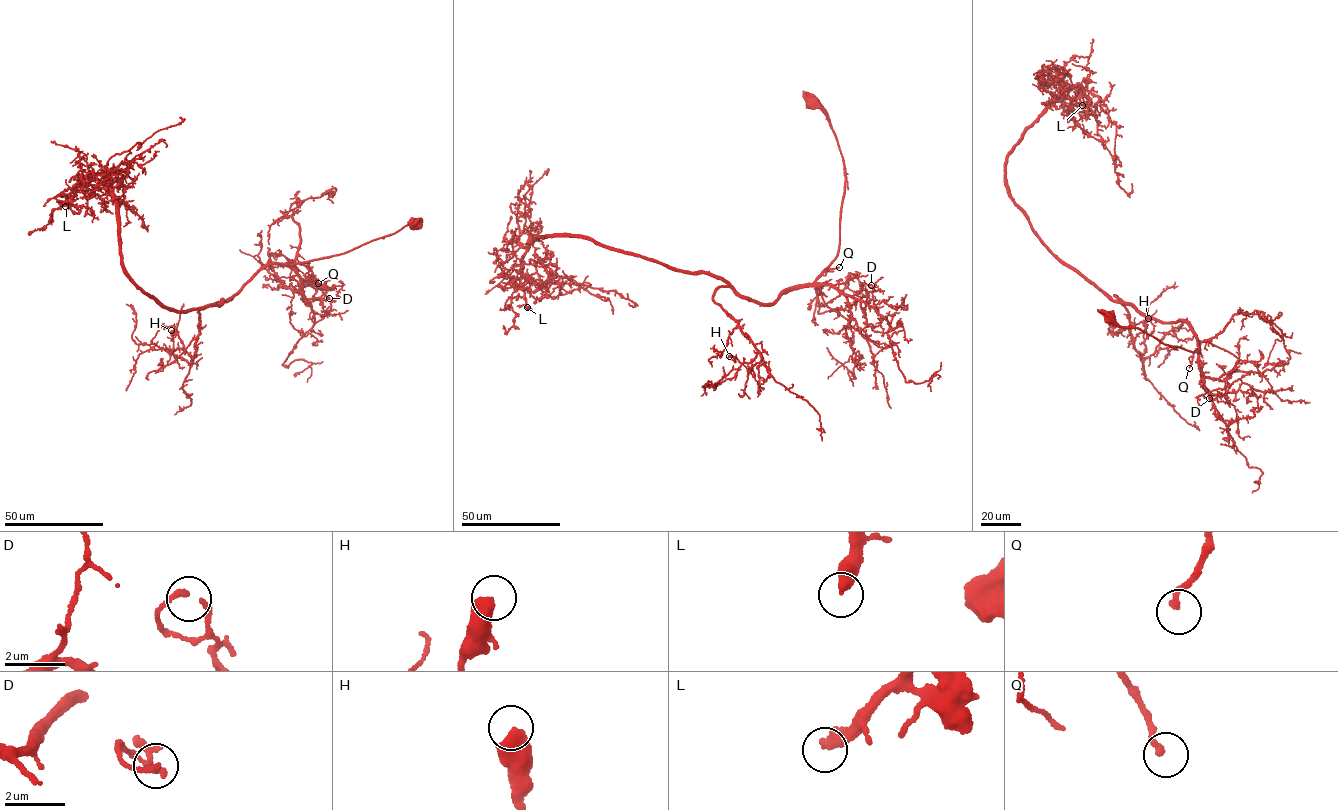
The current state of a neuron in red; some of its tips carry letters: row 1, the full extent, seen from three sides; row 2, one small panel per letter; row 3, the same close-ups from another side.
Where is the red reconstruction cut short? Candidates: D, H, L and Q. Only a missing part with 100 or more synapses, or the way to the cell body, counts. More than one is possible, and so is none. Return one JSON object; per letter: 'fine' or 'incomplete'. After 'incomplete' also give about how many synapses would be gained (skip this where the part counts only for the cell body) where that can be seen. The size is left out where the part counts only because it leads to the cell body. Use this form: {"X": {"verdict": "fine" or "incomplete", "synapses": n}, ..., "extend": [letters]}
{"D": {"verdict": "fine"}, "H": {"verdict": "fine"}, "L": {"verdict": "incomplete", "synapses": 160}, "Q": {"verdict": "fine"}, "extend": ["L"]}

